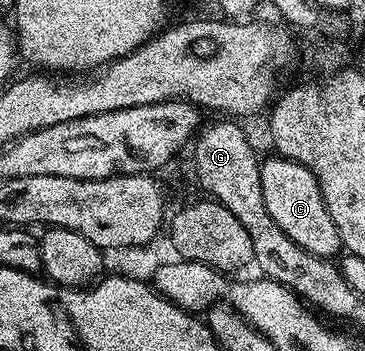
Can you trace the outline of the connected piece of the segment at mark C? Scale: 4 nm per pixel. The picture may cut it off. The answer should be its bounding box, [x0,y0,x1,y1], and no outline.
[260,157,342,259]

